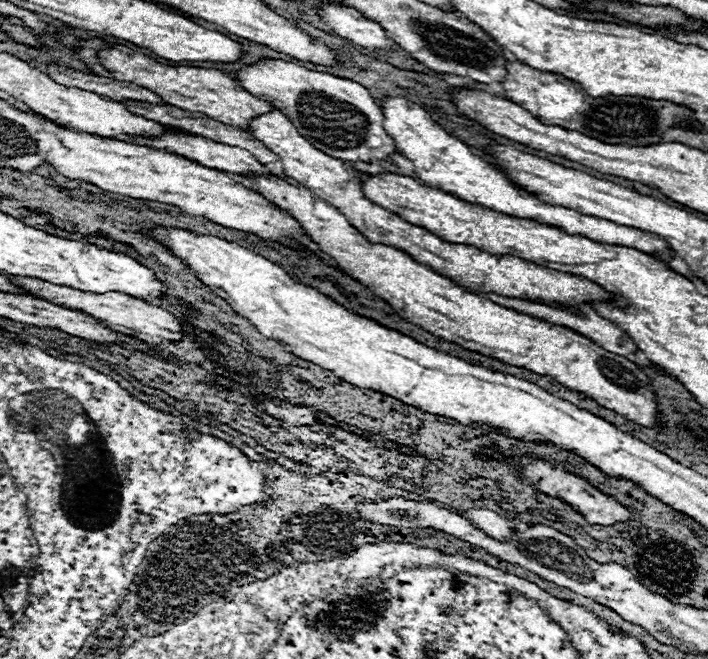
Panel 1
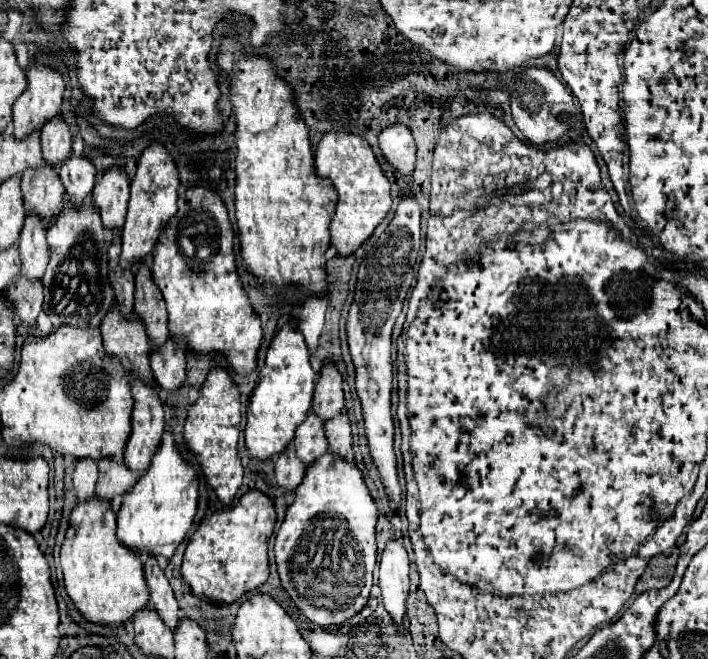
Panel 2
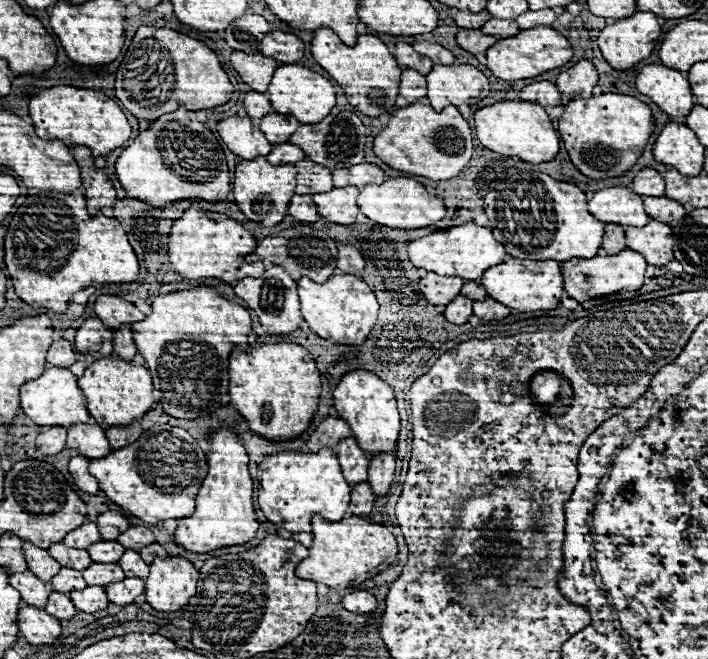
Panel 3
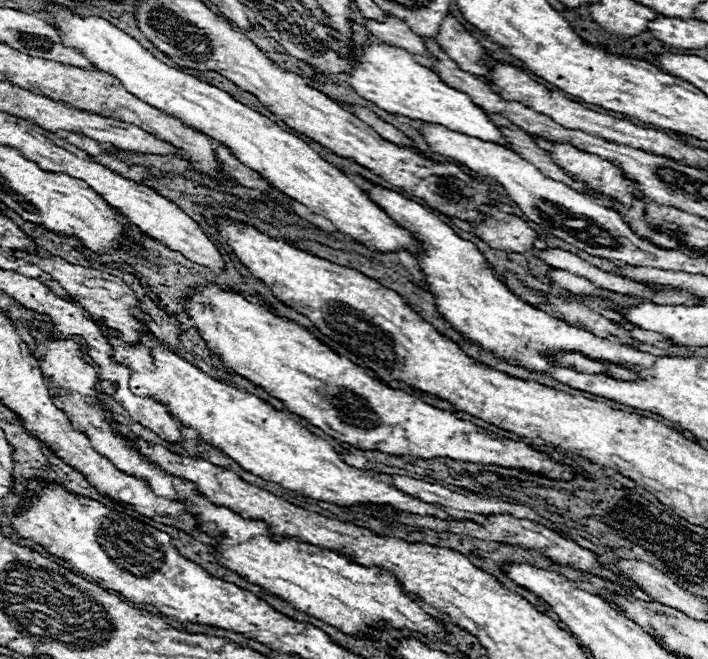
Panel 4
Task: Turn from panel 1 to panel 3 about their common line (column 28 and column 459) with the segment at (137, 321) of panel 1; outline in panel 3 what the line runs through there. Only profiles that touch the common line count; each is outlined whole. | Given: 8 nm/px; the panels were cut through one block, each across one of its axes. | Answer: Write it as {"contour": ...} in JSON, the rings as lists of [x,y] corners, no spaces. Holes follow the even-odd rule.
{"contour":[[[428,272],[426,278],[420,280],[420,290],[424,294],[424,298],[434,304],[434,306],[446,306],[450,304],[462,288],[464,280],[456,278],[456,276],[438,276],[434,272]]]}

